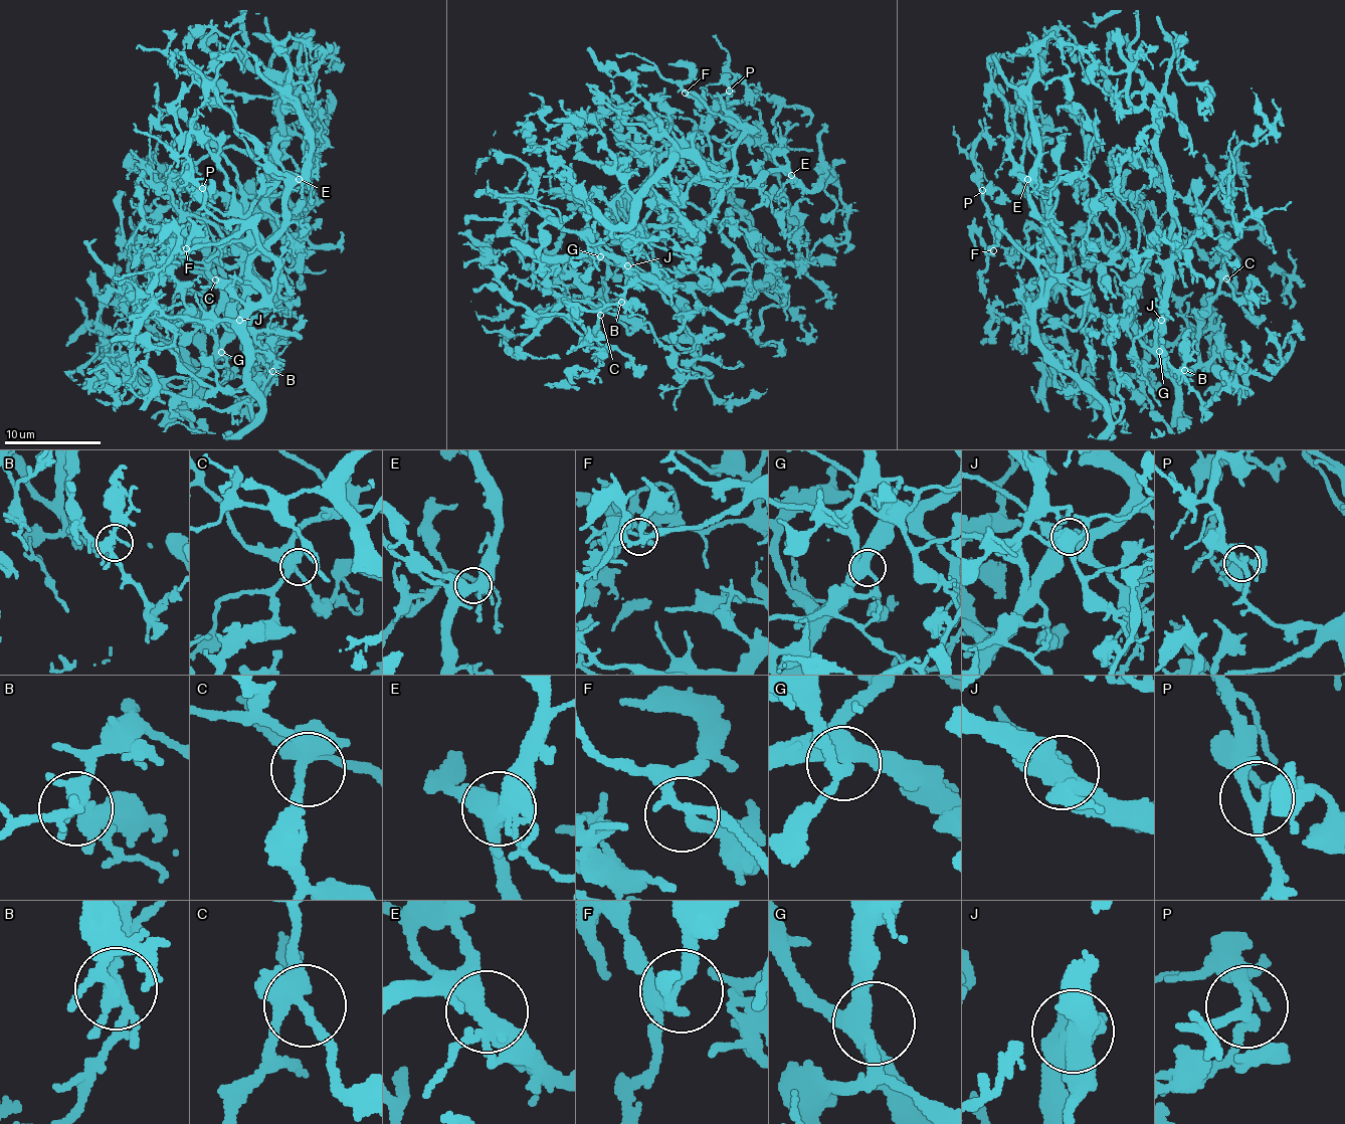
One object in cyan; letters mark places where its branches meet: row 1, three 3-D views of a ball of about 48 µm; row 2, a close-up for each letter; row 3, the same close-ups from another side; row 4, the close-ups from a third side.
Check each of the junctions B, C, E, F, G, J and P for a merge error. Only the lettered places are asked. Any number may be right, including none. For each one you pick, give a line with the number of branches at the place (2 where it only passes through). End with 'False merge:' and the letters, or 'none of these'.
False merge: none of these

